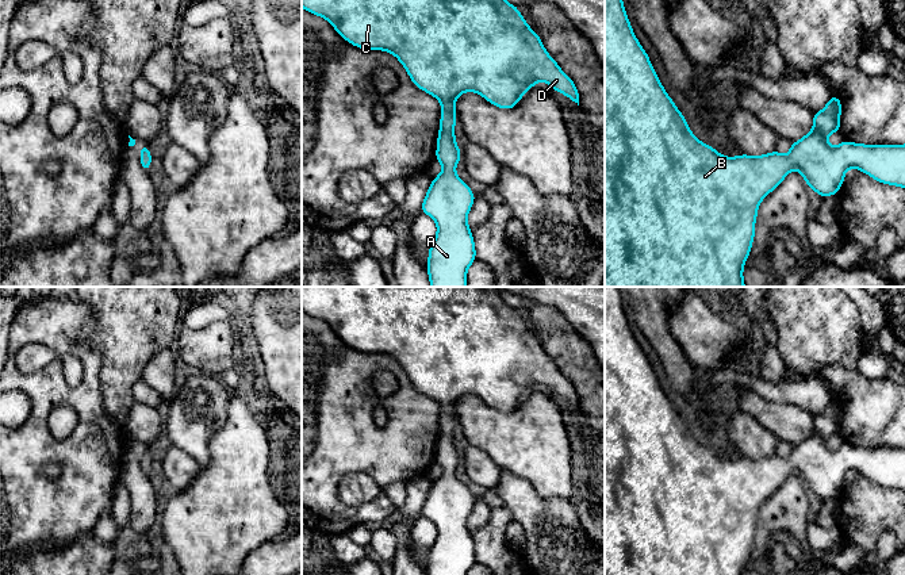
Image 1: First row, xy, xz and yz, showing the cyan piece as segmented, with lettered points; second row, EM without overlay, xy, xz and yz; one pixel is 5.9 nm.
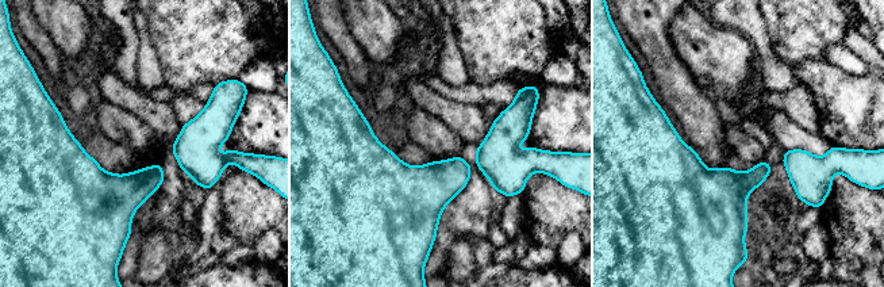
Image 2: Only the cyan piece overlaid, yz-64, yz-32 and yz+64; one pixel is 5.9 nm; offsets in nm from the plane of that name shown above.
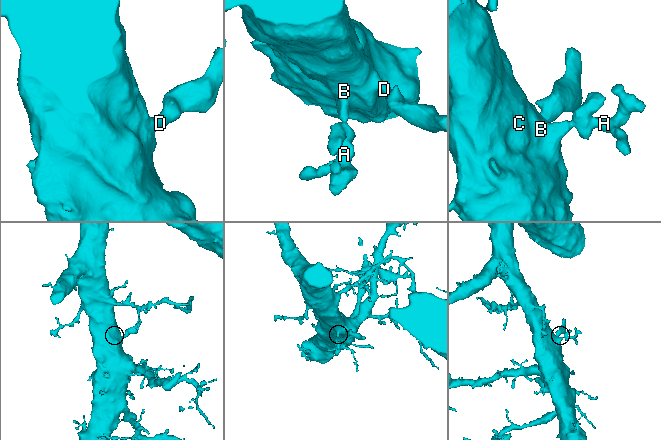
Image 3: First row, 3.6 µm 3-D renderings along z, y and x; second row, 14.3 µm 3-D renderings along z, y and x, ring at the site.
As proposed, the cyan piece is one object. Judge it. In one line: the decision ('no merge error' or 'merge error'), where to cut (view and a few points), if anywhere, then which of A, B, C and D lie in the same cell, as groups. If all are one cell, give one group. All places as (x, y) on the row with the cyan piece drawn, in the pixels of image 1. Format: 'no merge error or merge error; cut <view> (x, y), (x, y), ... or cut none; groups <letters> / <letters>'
no merge error; cut none; groups A B C D

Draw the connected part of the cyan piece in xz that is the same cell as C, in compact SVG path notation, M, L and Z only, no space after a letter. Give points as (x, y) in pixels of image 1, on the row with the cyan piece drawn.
M302 0L302 7L325 18L353 46L394 54L409 73L413 84L440 100L442 112L436 160L444 166L444 170L432 180L421 207L421 212L437 223L437 235L429 246L427 275L432 287L467 287L468 268L476 260L473 235L467 216L476 196L455 172L461 160L461 152L455 138L455 122L459 120L455 112L456 99L471 91L482 95L495 107L511 110L533 85L545 81L553 91L565 95L579 106L575 83L548 54L538 34L528 26L517 5L506 0Z

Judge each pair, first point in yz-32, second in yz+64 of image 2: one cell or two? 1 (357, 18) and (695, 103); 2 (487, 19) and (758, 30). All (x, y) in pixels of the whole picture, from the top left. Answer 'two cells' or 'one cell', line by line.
1: two cells
2: two cells

